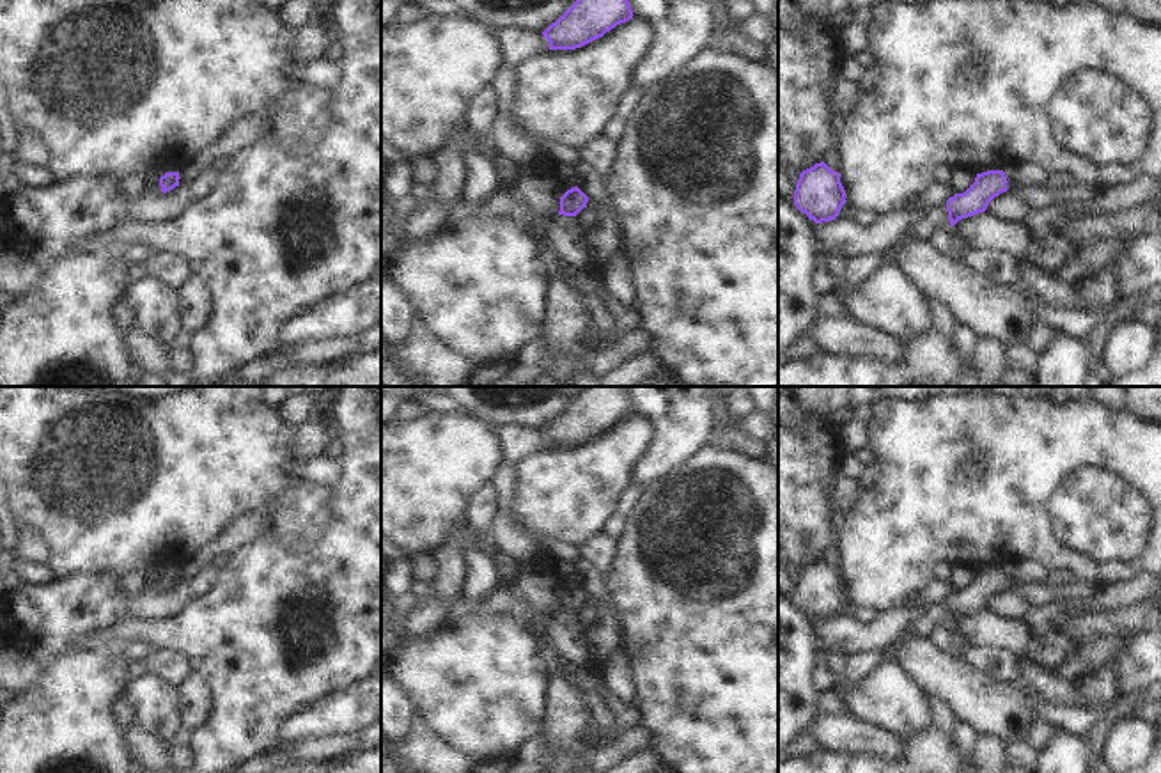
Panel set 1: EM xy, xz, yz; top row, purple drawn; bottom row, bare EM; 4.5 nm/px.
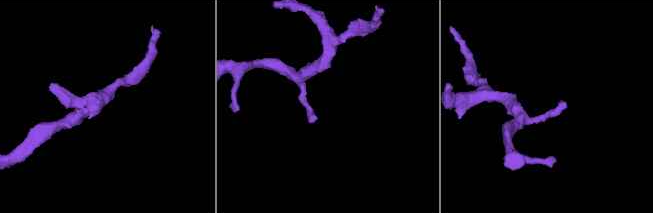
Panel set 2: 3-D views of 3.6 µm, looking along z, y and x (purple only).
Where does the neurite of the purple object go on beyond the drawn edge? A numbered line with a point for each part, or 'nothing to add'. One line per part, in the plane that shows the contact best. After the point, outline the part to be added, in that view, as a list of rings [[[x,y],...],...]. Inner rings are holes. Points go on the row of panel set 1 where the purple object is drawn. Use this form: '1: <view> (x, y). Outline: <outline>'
nothing to add.

